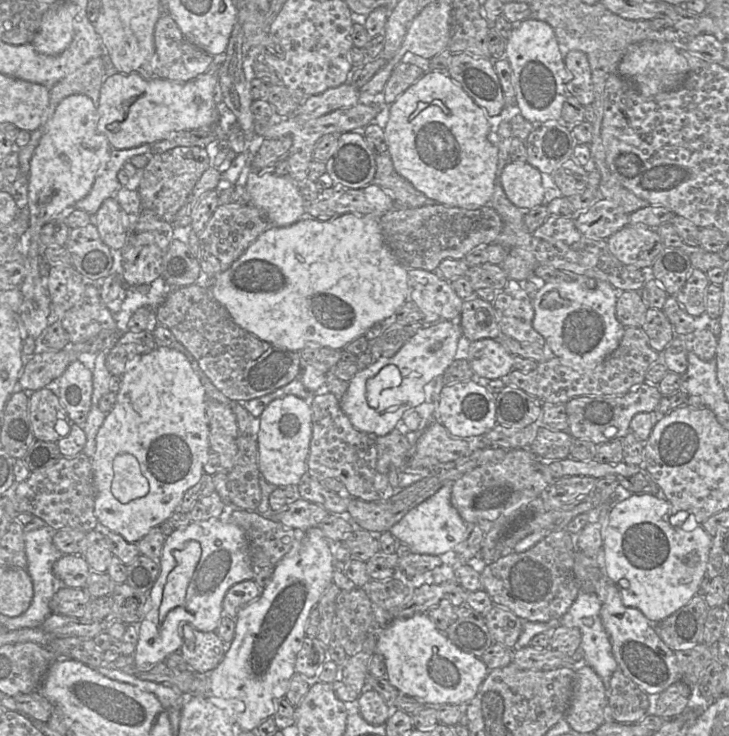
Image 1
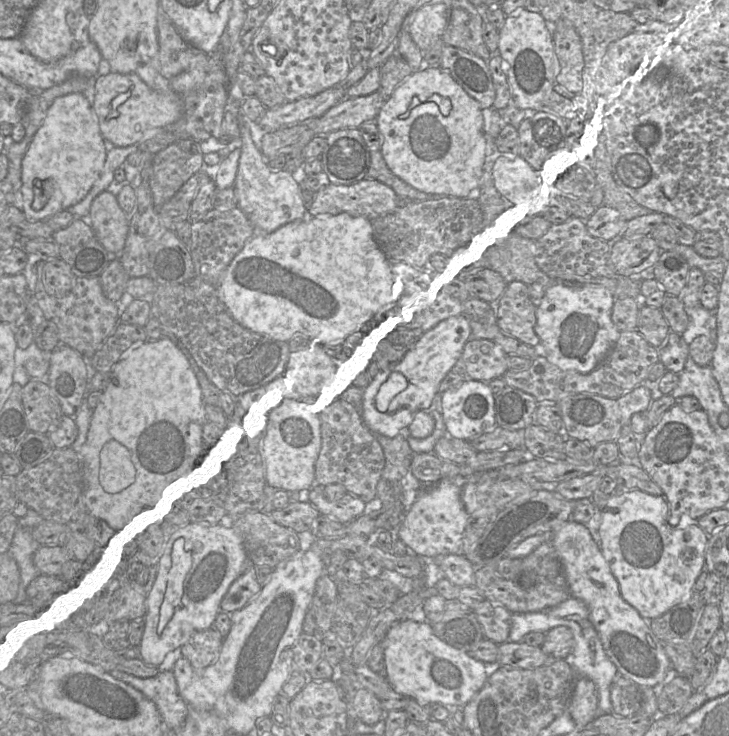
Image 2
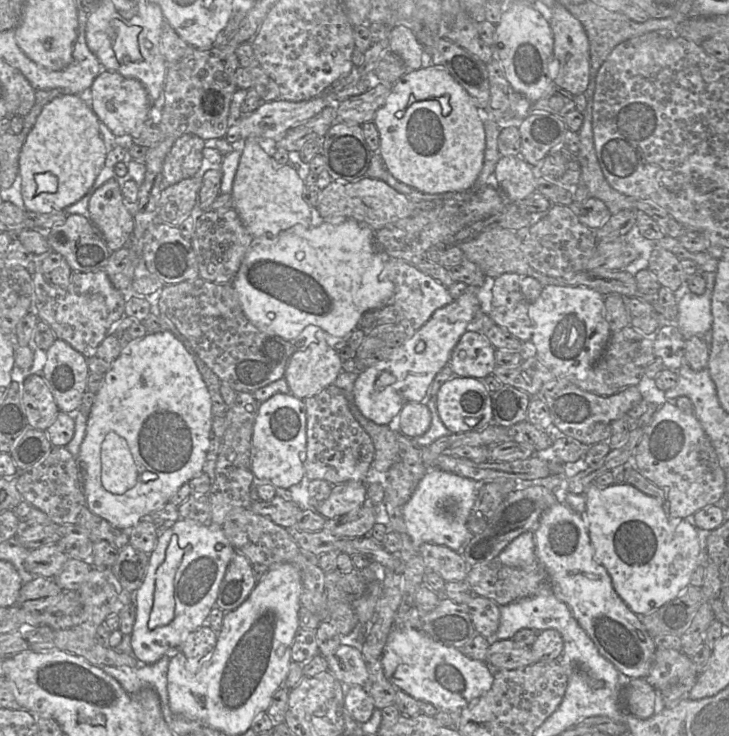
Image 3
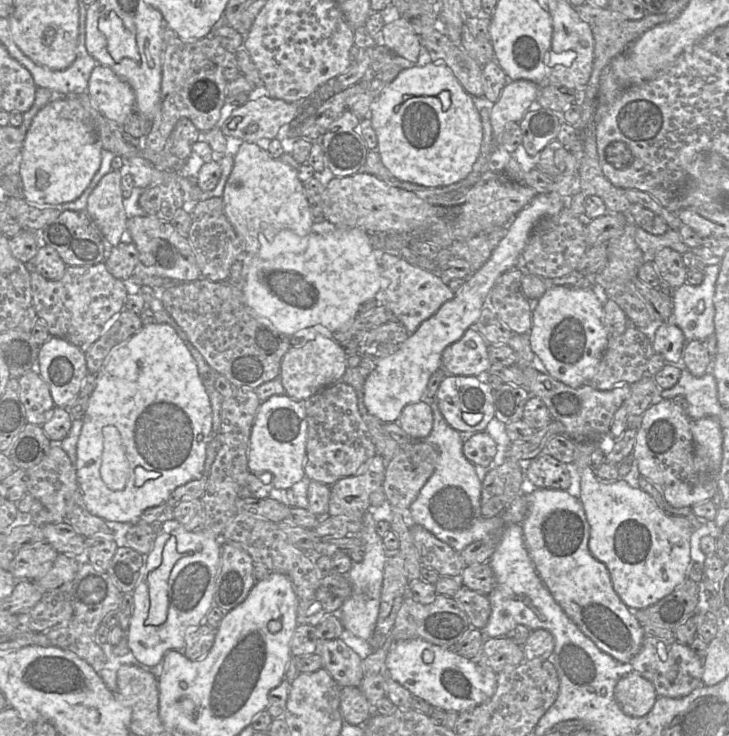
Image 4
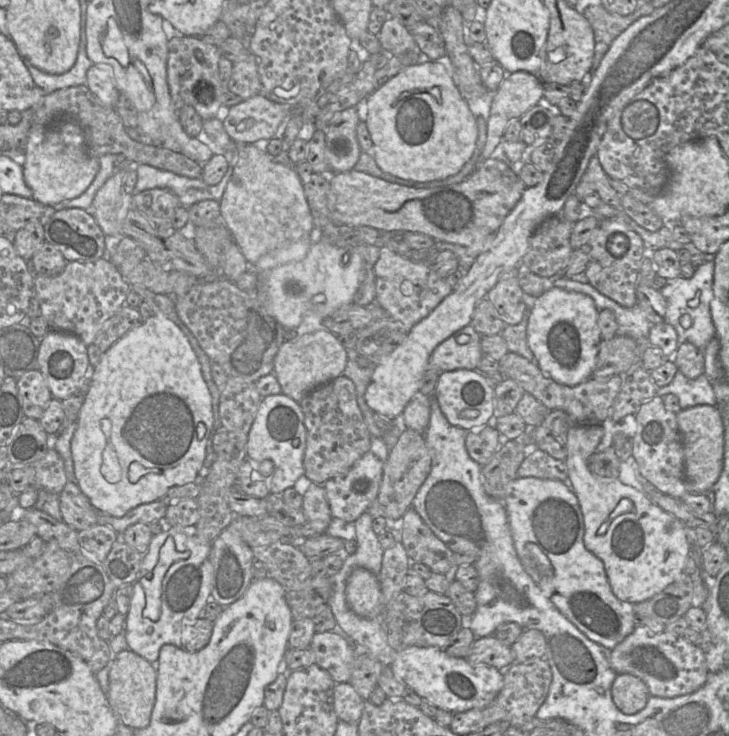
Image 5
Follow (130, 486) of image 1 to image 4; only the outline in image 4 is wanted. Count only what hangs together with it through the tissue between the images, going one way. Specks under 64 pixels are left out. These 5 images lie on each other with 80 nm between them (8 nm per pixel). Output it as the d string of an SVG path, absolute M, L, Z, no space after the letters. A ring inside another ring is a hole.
M107 425L102 429L103 452L100 475L106 486L113 490L122 490L129 478L129 463L118 429Z

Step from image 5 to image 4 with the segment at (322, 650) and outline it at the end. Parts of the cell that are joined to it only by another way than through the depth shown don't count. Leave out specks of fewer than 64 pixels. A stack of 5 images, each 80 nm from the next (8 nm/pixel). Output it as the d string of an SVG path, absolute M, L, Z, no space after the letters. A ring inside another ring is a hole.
M340 638L328 640L318 639L315 653L321 657L322 668L327 670L341 687L359 687L363 677L362 659L343 640Z

